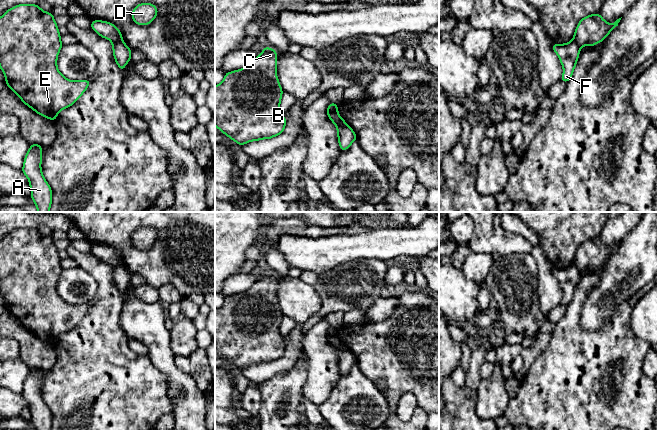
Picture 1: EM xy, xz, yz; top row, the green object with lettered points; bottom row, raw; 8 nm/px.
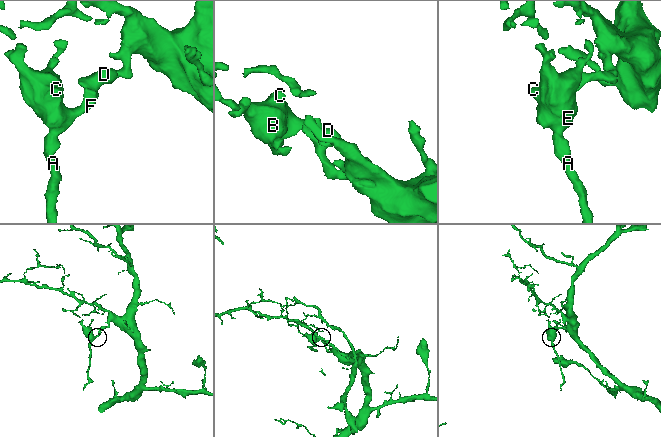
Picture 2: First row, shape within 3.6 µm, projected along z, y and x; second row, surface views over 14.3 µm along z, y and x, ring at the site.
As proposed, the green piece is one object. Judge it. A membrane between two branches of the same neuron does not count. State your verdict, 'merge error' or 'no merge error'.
merge error

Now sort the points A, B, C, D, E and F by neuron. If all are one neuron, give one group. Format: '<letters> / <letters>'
A B C E F / D

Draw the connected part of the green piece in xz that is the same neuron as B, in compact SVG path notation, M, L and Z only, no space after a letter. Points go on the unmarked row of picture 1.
M264 270L262 277L249 289L239 294L226 296L224 304L215 310L215 350L240 370L280 359L286 350L280 326L283 314L277 302L277 275Z

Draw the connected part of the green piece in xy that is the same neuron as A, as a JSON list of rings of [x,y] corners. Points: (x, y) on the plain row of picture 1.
[[[31,368],[24,382],[22,395],[29,404],[31,422],[36,430],[51,430],[52,414],[45,404],[42,393],[42,369]]]

